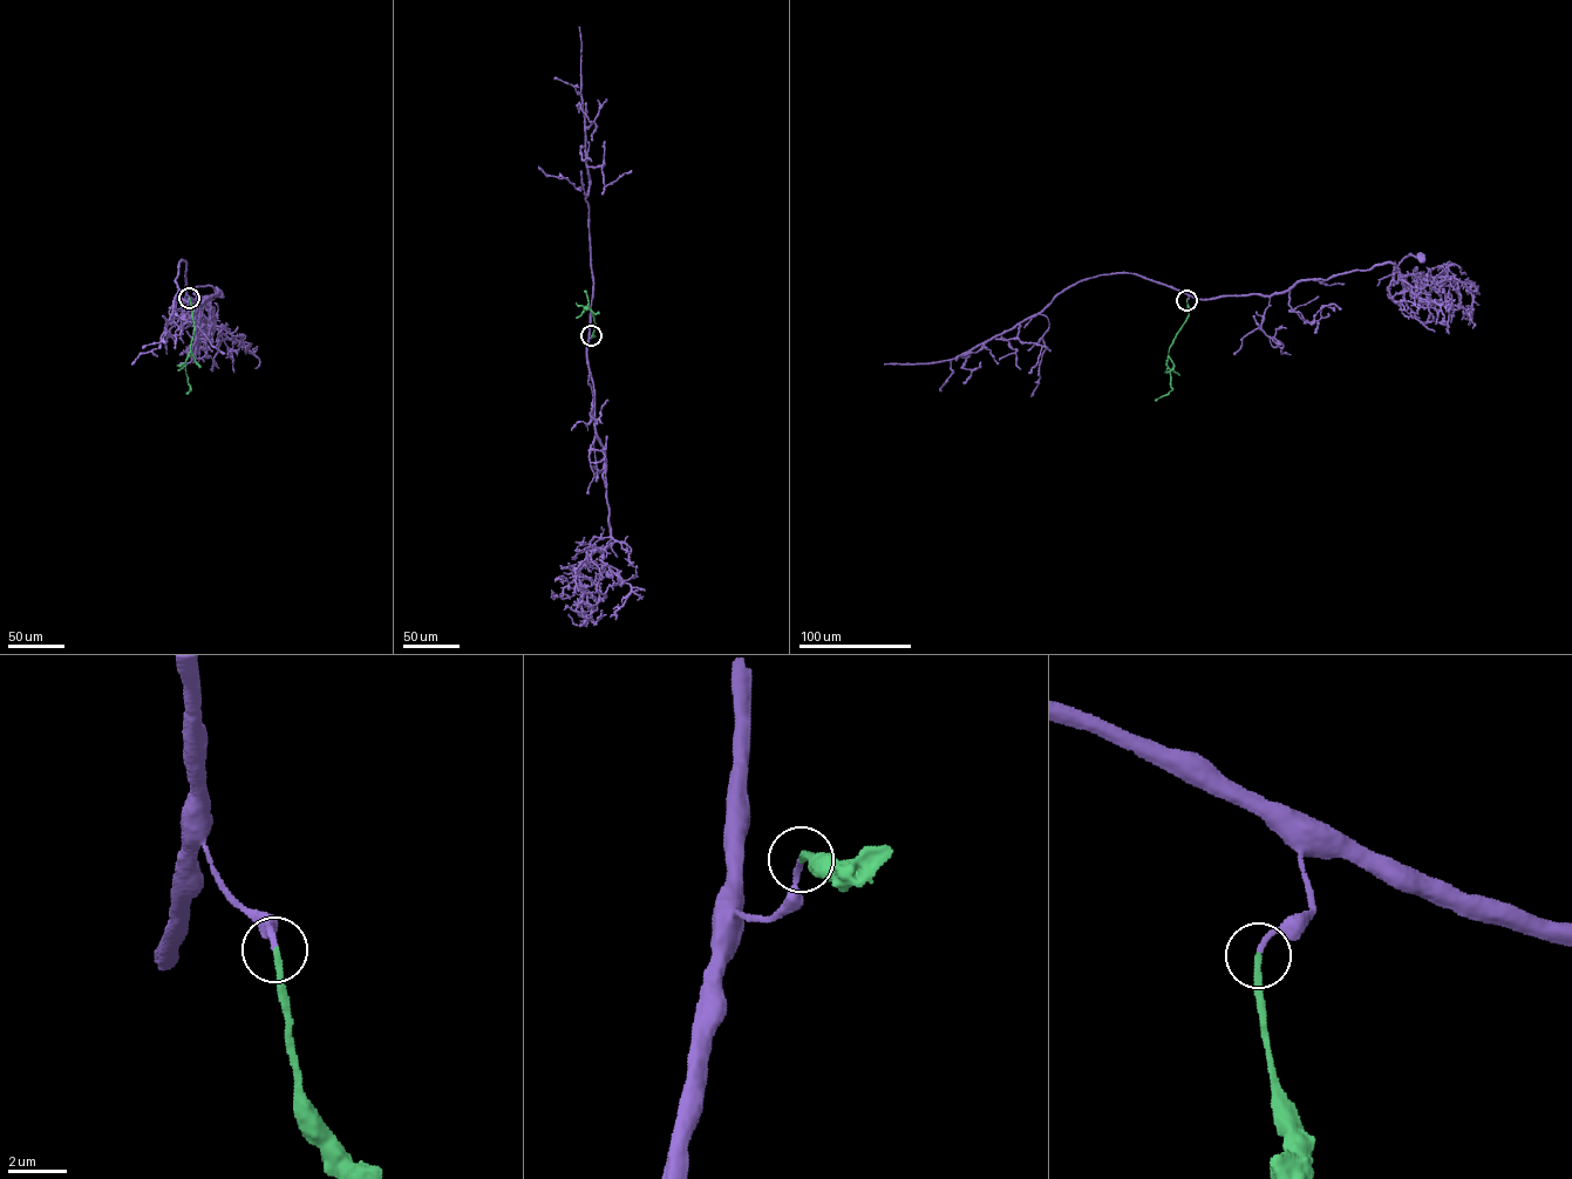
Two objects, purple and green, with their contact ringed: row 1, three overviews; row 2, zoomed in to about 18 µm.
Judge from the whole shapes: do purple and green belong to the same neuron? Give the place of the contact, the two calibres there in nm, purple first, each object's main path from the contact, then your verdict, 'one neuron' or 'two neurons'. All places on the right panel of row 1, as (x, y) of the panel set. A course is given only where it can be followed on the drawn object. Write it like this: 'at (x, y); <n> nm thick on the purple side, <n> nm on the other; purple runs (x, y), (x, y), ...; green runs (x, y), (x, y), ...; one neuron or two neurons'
at (1186, 300); 190 nm thick on the purple side, 220 nm on the other; purple runs (1186, 300), (1189, 295), (1270, 295), (1301, 281), (1328, 279), (1387, 263), (1396, 267), (1410, 253), (1421, 258); green runs (1186, 300), (1189, 315), (1170, 347), (1166, 363), (1172, 389), (1155, 400); one neuron

